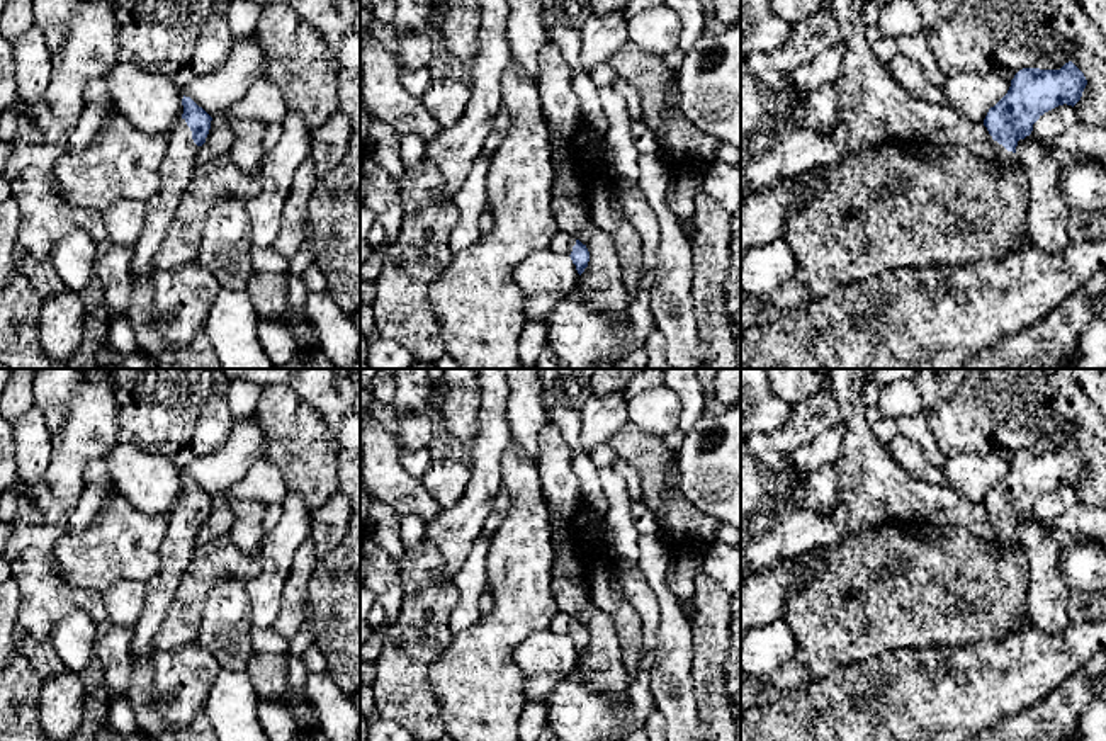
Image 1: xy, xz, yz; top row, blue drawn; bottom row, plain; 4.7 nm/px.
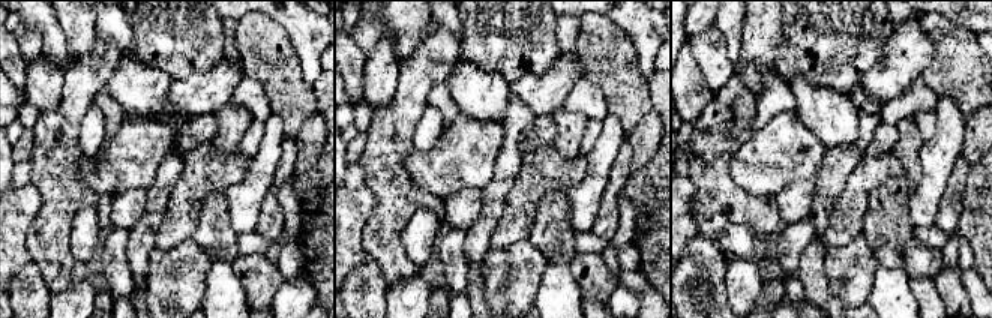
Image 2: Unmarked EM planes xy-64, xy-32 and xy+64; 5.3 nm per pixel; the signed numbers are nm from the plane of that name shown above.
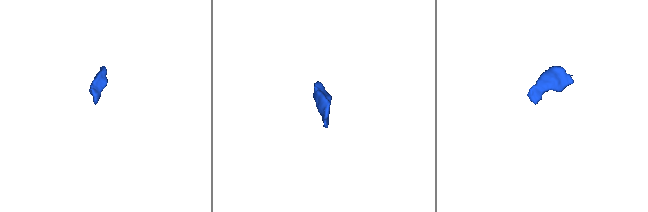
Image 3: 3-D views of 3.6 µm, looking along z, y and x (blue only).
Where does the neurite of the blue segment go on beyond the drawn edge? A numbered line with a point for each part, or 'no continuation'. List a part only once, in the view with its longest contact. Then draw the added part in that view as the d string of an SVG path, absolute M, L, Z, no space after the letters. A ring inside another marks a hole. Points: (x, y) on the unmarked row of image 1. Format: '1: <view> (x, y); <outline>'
1: xy (177, 548); M178 500L160 546L160 568L144 583L144 605L133 627L131 656L150 658L155 653L153 639L160 631L180 578L190 564L197 544L197 530L199 527L194 523L185 500Z

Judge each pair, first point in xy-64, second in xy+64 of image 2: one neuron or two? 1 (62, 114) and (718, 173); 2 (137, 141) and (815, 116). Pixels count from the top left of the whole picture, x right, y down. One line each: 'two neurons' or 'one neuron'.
1: one neuron
2: two neurons

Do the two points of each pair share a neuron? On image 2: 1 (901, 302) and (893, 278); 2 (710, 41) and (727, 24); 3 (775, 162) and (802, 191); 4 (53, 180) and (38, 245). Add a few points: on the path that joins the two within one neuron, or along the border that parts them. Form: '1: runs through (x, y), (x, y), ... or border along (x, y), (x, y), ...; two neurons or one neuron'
1: runs through (898, 296), (893, 291), (893, 284); one neuron
2: border along (715, 26), (724, 36), (727, 56), (734, 63); two neurons
3: border along (812, 182), (790, 182), (773, 197); two neurons
4: runs through (53, 197), (53, 224), (50, 228); one neuron

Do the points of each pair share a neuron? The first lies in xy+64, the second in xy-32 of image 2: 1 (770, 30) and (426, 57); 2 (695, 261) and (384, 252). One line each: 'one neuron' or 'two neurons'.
1: one neuron
2: two neurons

